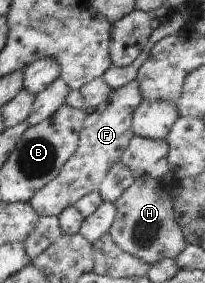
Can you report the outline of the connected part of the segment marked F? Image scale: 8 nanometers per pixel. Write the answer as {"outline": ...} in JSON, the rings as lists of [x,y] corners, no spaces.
{"outline":[[[134,79],[124,87],[112,90],[106,101],[99,105],[94,113],[87,114],[83,121],[78,149],[62,165],[60,173],[38,193],[34,193],[34,197],[29,201],[39,216],[58,217],[67,207],[74,206],[85,195],[98,192],[100,183],[121,159],[130,139],[135,136],[132,131],[133,115],[142,100],[138,81]]]}

